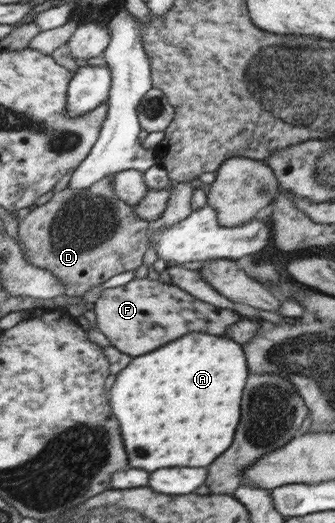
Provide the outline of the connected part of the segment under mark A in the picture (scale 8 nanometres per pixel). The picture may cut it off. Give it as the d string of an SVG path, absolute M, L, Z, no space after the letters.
M190 332L153 351L132 358L129 365L117 373L113 387L109 391L109 407L113 407L113 415L117 415L117 423L121 423L121 435L125 435L125 451L129 451L129 467L141 467L145 471L155 471L157 467L207 467L217 455L221 455L231 445L233 431L239 423L239 415L241 415L239 401L241 401L243 385L247 381L245 359L246 357L241 353L241 345L236 341L199 332Z

